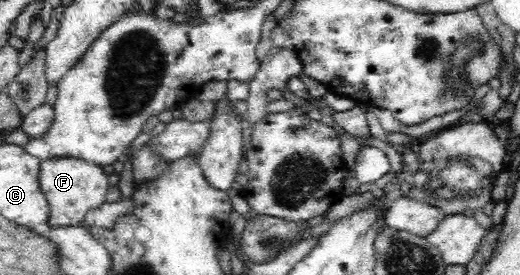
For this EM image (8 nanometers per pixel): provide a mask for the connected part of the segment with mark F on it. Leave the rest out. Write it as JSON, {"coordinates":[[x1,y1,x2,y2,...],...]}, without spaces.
{"coordinates":[[56,157,56,159,41,160,39,184,49,203,49,227,76,227,85,220,86,213,106,202,108,193,108,175,102,165,88,163,83,159,73,157]]}

